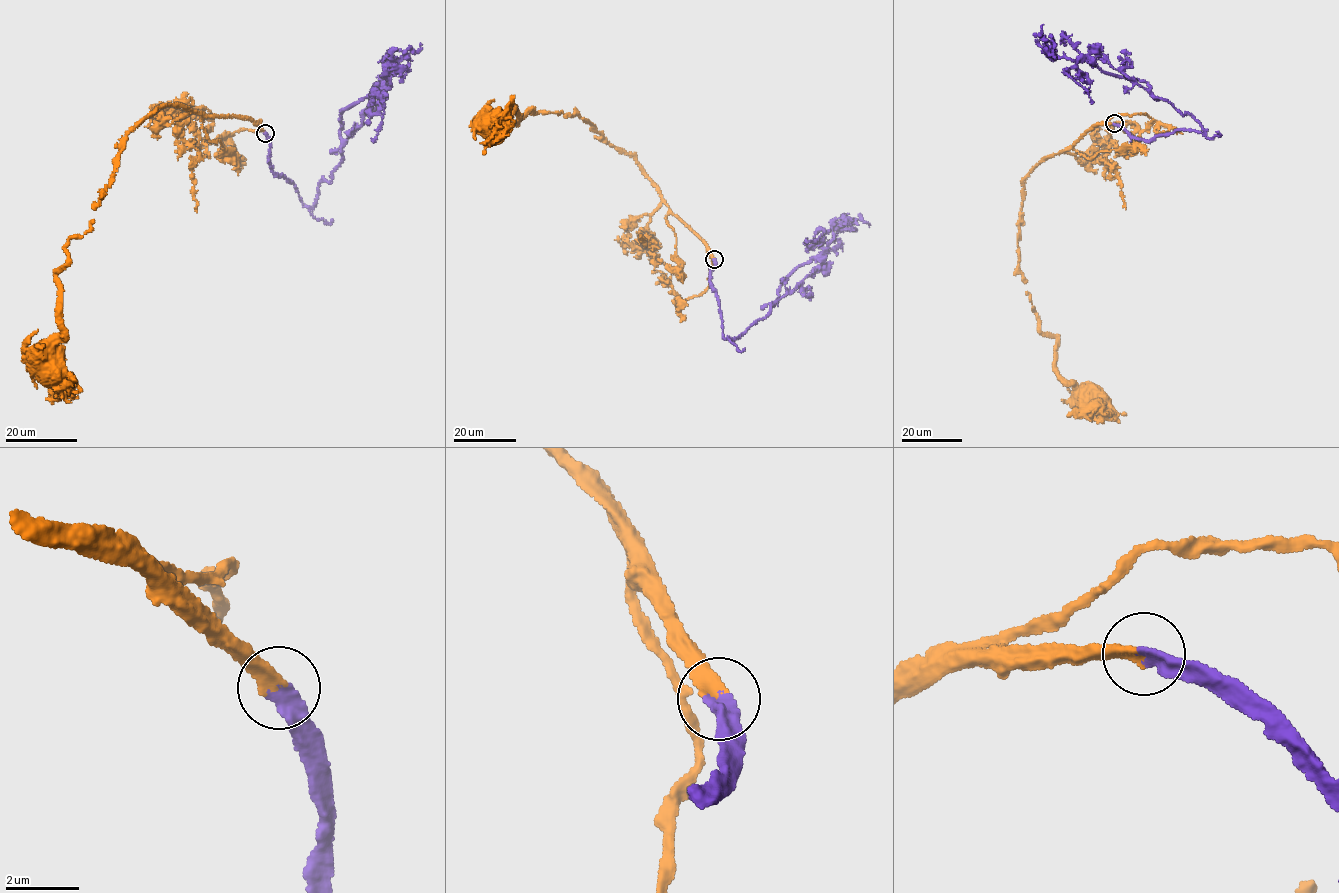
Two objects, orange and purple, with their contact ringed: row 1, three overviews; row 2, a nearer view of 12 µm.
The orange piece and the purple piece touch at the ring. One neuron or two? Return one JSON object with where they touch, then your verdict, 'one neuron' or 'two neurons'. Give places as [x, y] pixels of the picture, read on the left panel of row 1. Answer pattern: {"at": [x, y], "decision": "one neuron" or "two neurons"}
{"at": [265, 133], "decision": "one neuron"}

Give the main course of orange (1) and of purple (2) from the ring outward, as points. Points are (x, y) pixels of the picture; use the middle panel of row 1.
1: (714, 260), (633, 156), (588, 120), (532, 109), (518, 122), (512, 105), (492, 123)
2: (714, 260), (710, 281), (722, 337), (737, 338), (822, 263), (828, 245), (814, 238), (823, 230), (806, 240)

